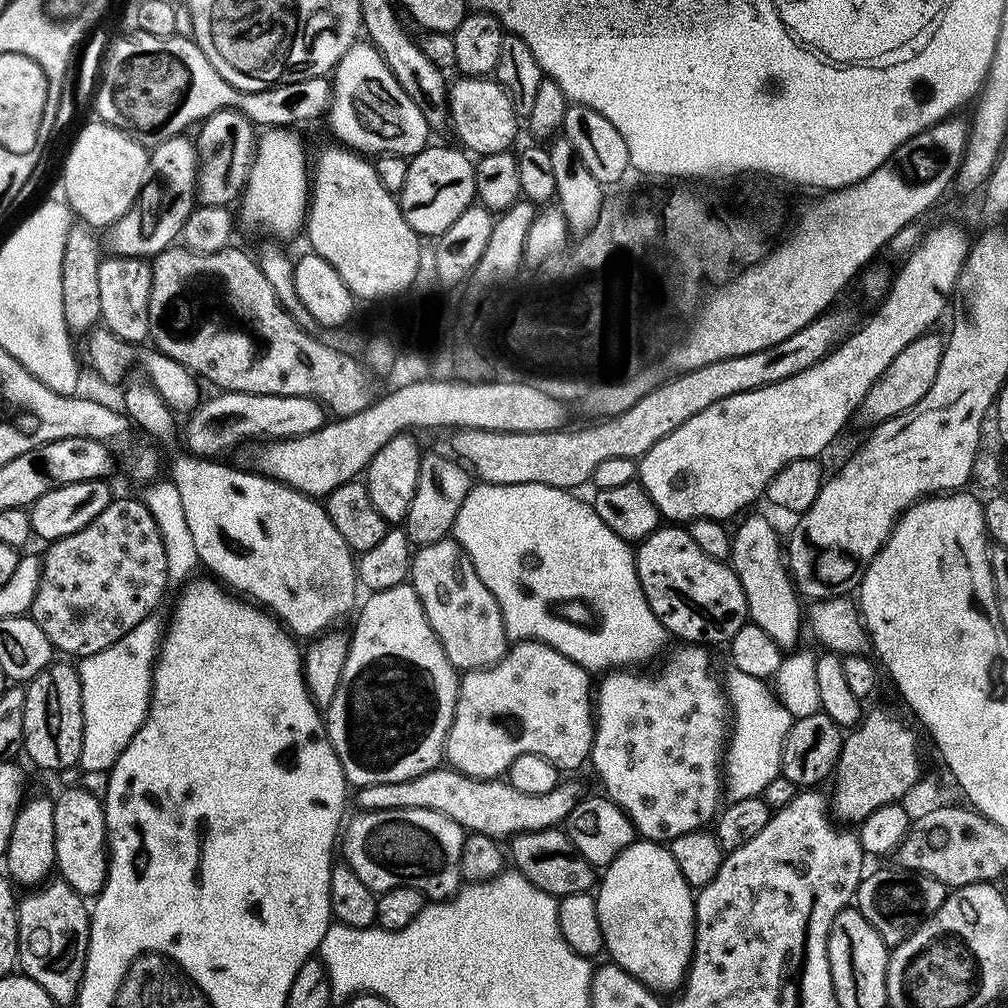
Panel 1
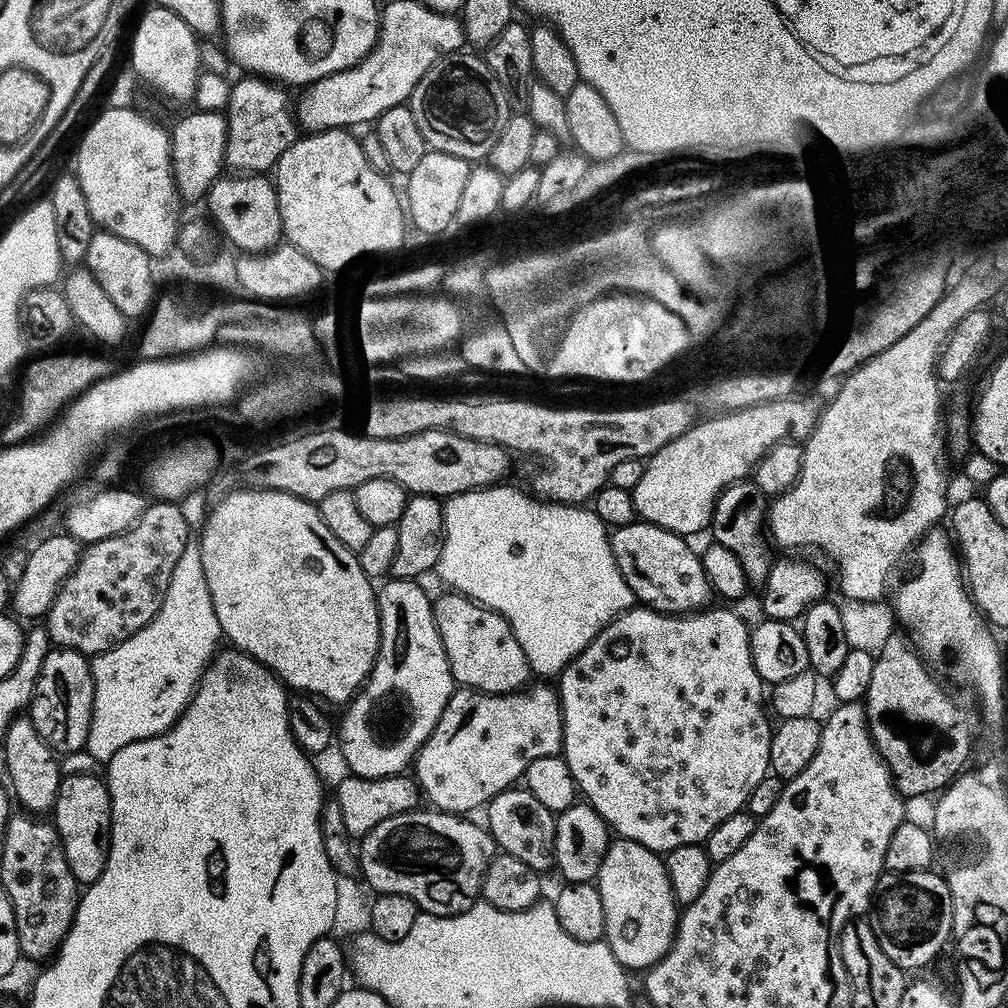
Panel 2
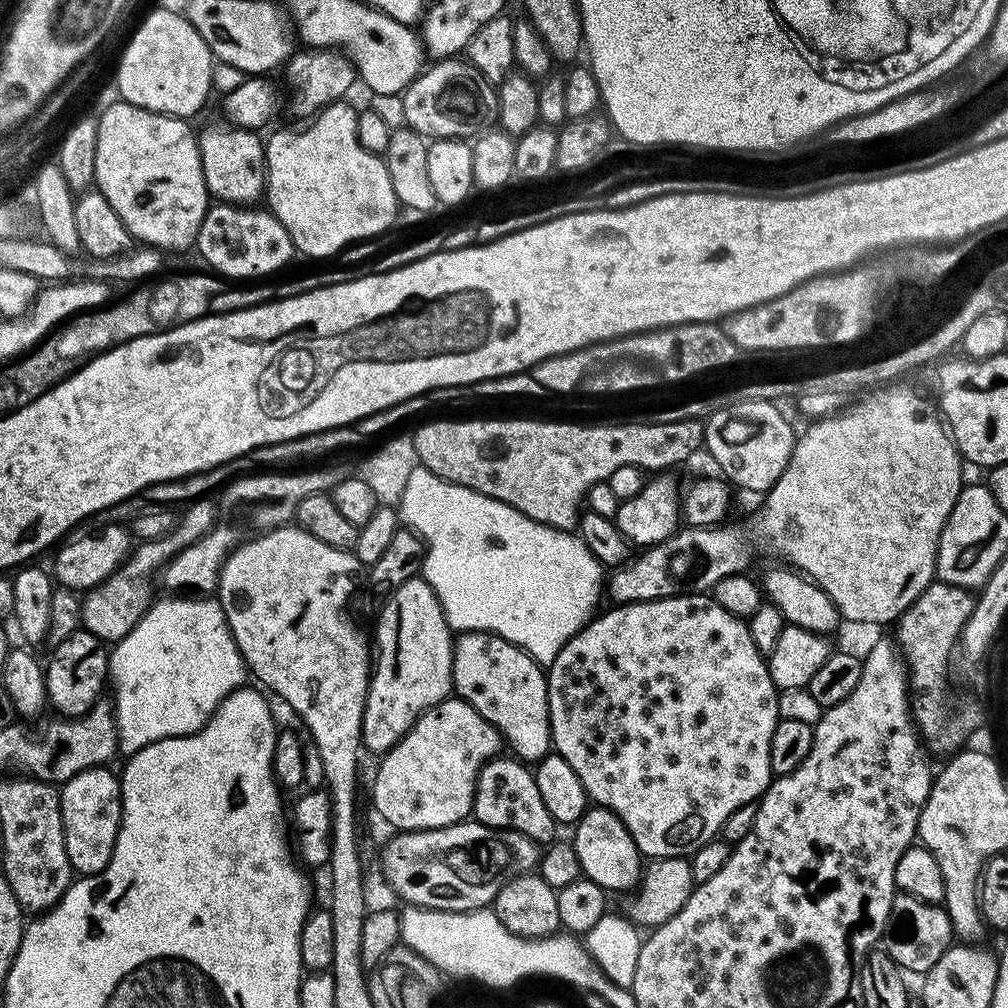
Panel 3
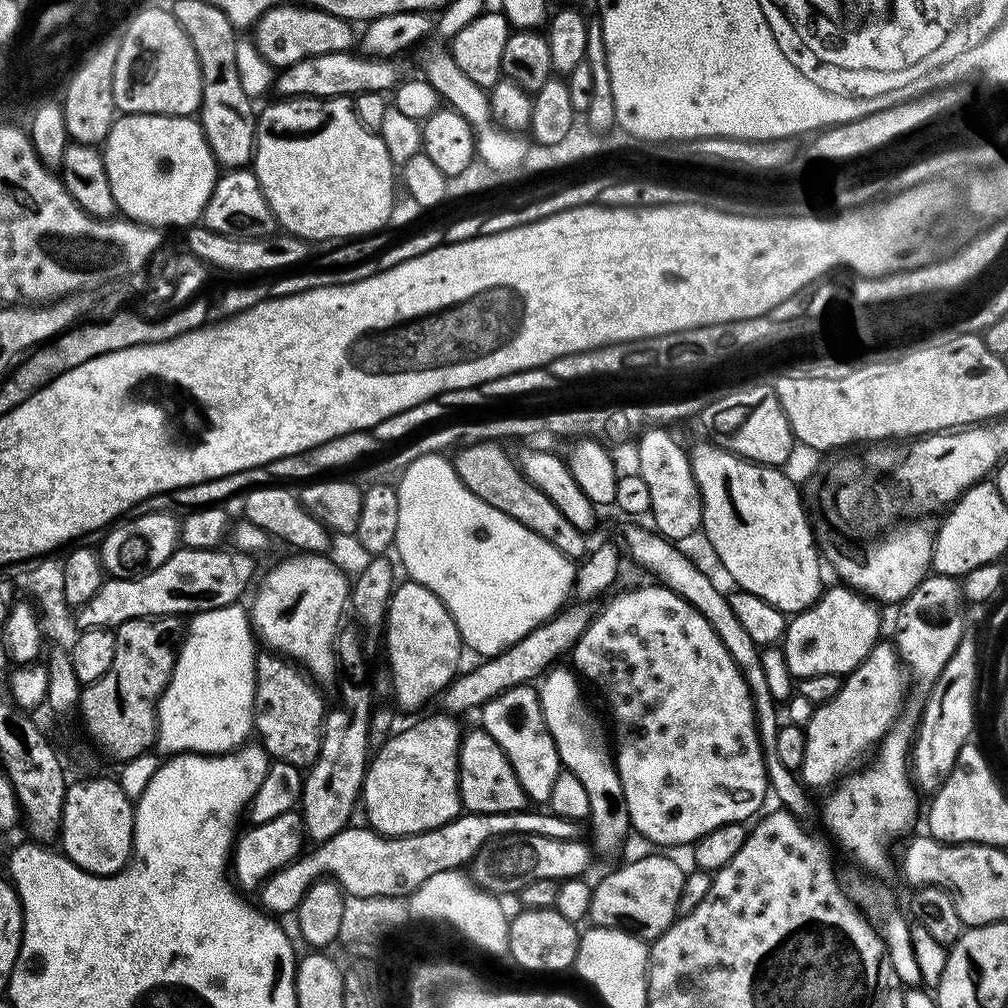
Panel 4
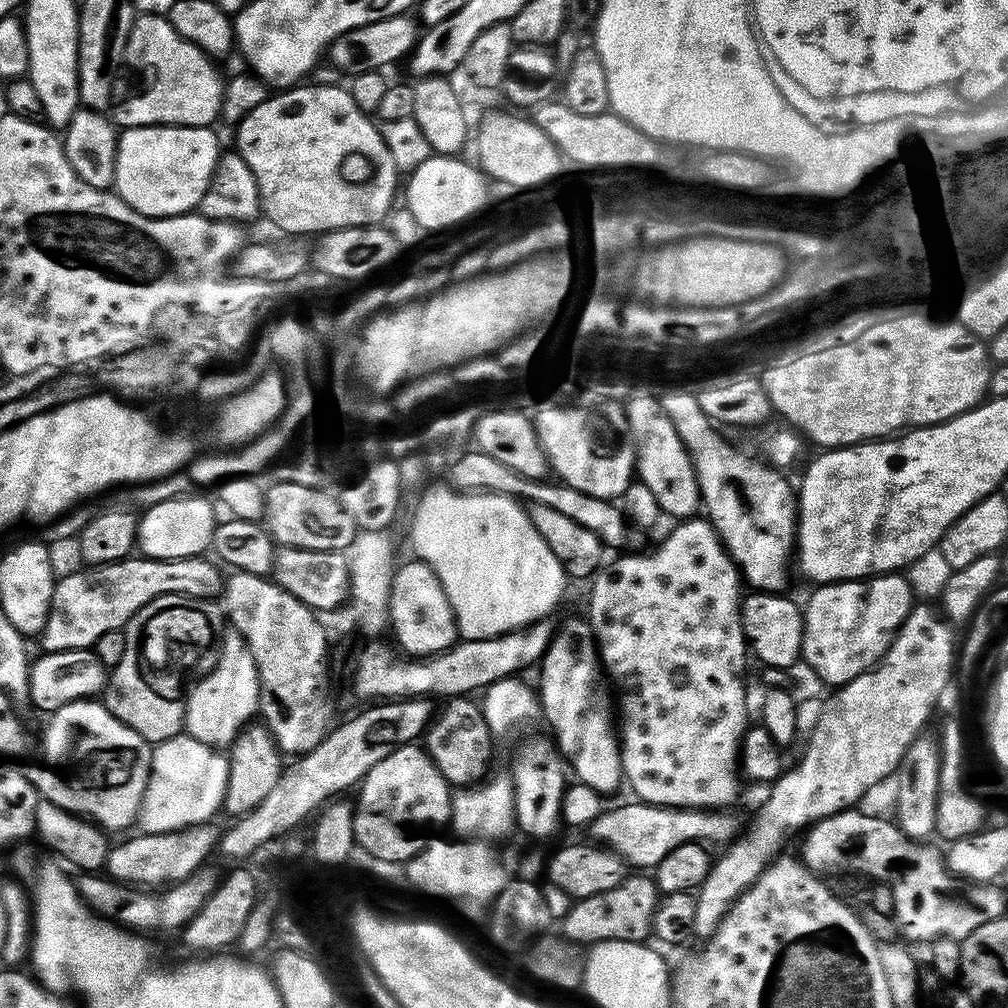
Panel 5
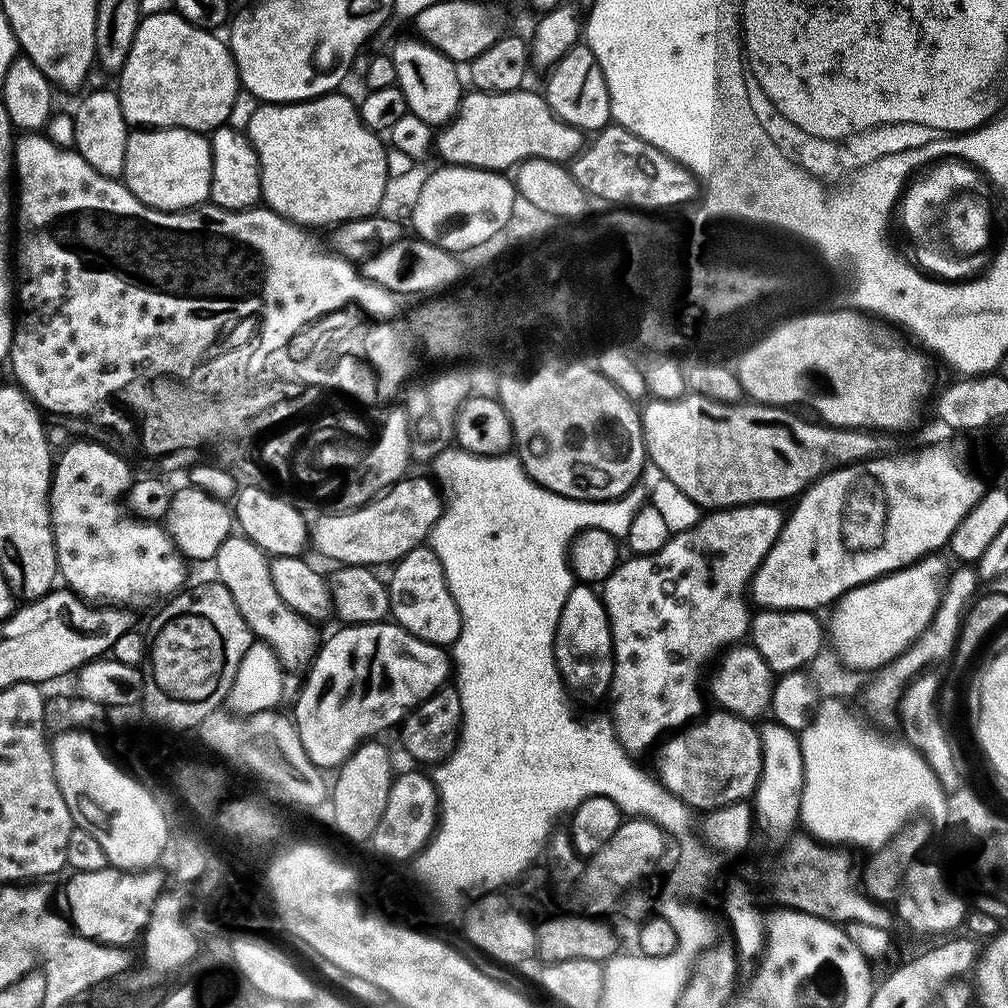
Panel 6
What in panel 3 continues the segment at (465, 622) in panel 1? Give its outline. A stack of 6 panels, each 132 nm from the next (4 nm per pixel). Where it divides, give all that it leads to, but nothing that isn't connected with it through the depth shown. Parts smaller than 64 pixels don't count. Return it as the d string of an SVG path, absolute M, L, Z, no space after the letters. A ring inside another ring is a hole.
M494 632L459 633L452 646L452 686L459 699L474 706L474 710L478 710L486 722L498 729L507 747L509 744L519 759L534 764L549 755L552 748L552 727L548 717L548 678L545 669L518 645L506 642L506 638Z

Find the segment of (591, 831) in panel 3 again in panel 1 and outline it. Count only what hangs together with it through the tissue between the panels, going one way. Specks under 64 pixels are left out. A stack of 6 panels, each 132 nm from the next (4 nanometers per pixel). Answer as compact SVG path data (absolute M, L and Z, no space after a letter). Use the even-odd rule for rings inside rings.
M633 842L603 869L595 897L604 946L607 955L612 955L609 956L611 963L641 980L657 994L675 993L683 985L688 965L692 963L692 947L696 941L696 901L694 890L686 878L682 878L682 870L678 870L678 862L674 862L671 851L660 842Z

